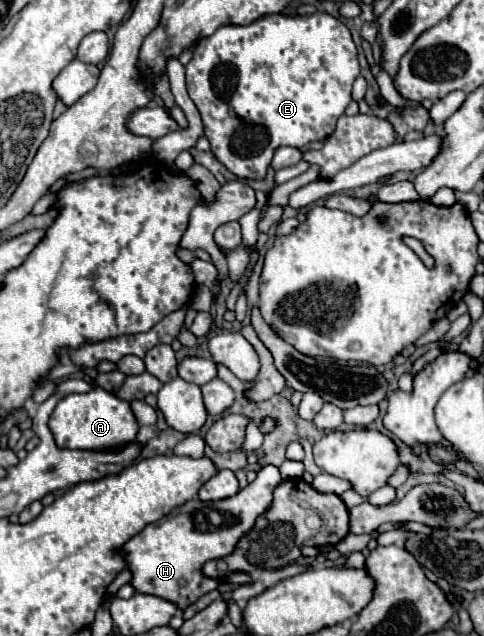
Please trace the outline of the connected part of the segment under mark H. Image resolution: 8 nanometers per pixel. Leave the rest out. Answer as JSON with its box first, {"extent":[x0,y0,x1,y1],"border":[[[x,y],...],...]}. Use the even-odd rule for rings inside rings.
{"extent":[120,465,280,609],"border":[[[264,465],[262,471],[258,471],[256,481],[234,497],[212,503],[204,503],[198,497],[190,499],[156,523],[144,527],[120,549],[128,571],[132,573],[130,585],[138,593],[164,597],[176,603],[180,609],[216,589],[218,581],[206,577],[202,573],[202,565],[210,559],[220,559],[234,551],[236,541],[244,535],[244,531],[250,531],[256,517],[270,507],[272,491],[280,485],[280,481],[280,471],[274,465]]]}

